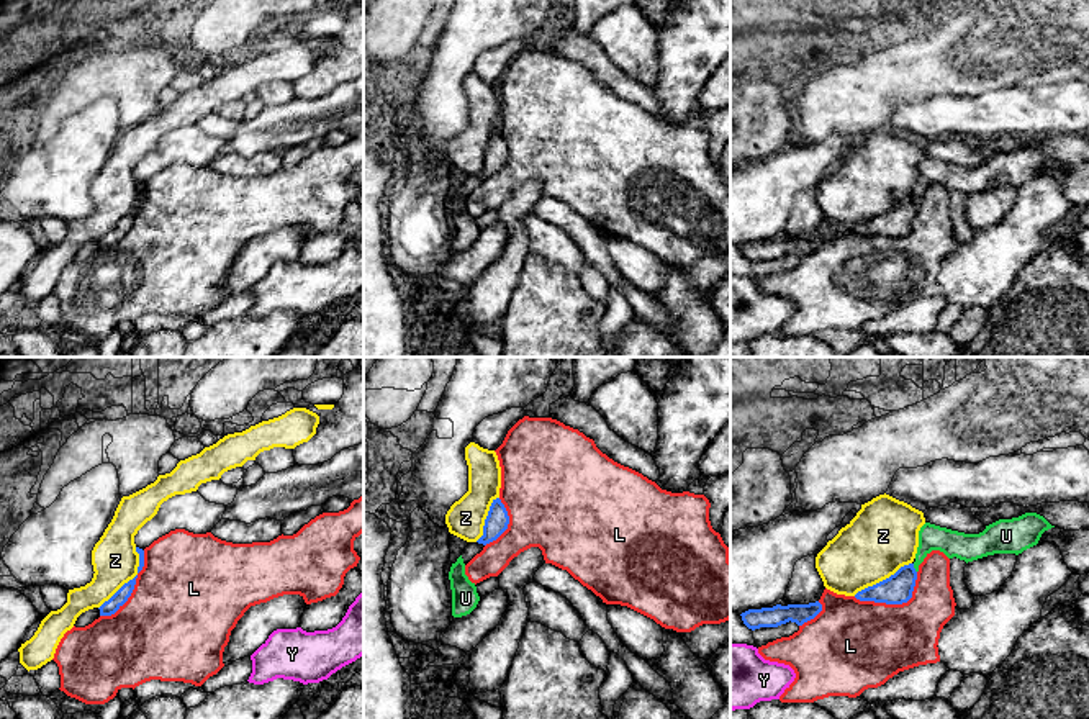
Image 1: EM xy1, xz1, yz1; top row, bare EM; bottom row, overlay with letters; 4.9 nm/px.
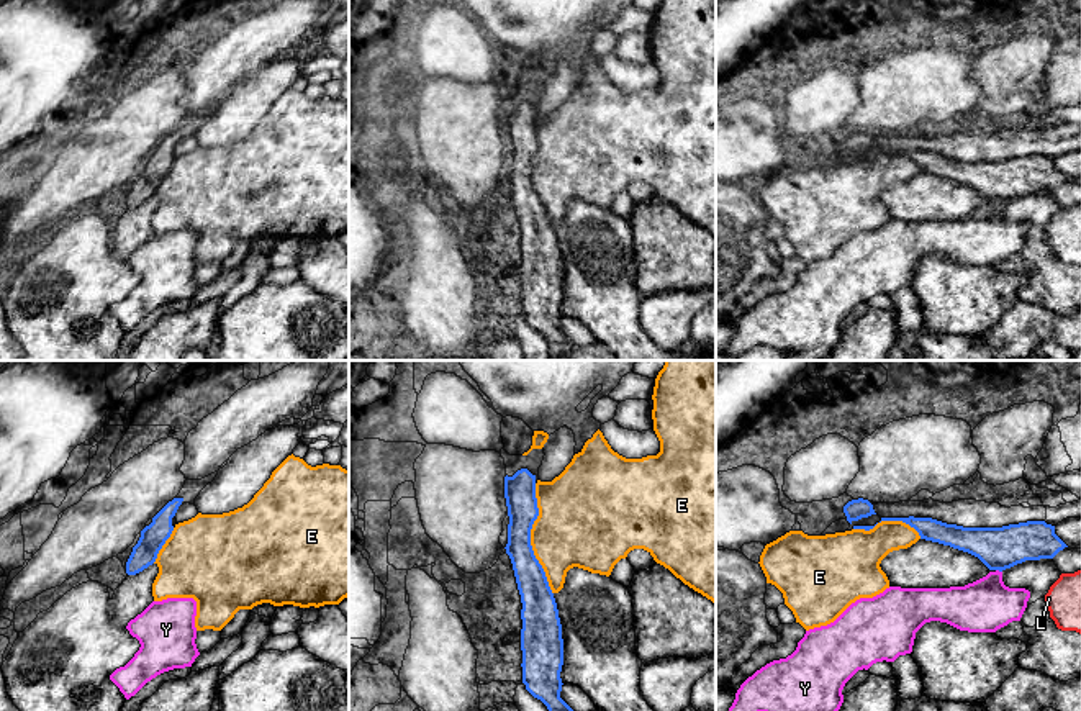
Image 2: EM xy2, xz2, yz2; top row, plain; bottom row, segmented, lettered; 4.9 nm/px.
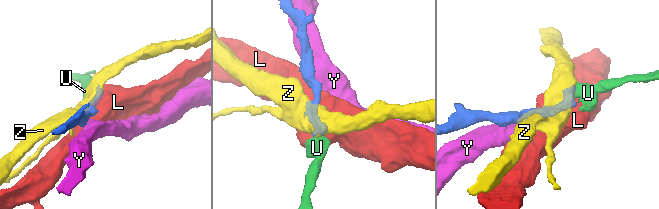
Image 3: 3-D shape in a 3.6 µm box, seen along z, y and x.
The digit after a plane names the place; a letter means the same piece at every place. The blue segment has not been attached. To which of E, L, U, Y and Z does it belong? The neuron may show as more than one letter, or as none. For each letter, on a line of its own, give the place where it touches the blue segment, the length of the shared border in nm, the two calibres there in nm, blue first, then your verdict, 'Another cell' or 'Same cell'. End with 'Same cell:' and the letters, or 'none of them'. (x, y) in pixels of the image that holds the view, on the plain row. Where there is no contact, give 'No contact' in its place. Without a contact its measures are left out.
E: Touches blue at xz2 (529, 172). Shared border 550 nm. Thickness 160 nm (blue) against 400 nm. Another cell
L: Touches blue at yz1 (894, 236). Shared border 340 nm. Thickness 150 nm (blue) against 420 nm. Another cell
U: Touches blue at yz1 (914, 202). Shared border 50 nm. Thickness 150 nm (blue) against 130 nm. Same cell
Y: Touches blue at yz2 (999, 203). Shared border 40 nm. Thickness 200 nm (blue) against 260 nm. Another cell
Z: Touches blue at xy1 (130, 213). Shared border 360 nm. Thickness 70 nm (blue) against 220 nm. Another cell
Same cell: U

